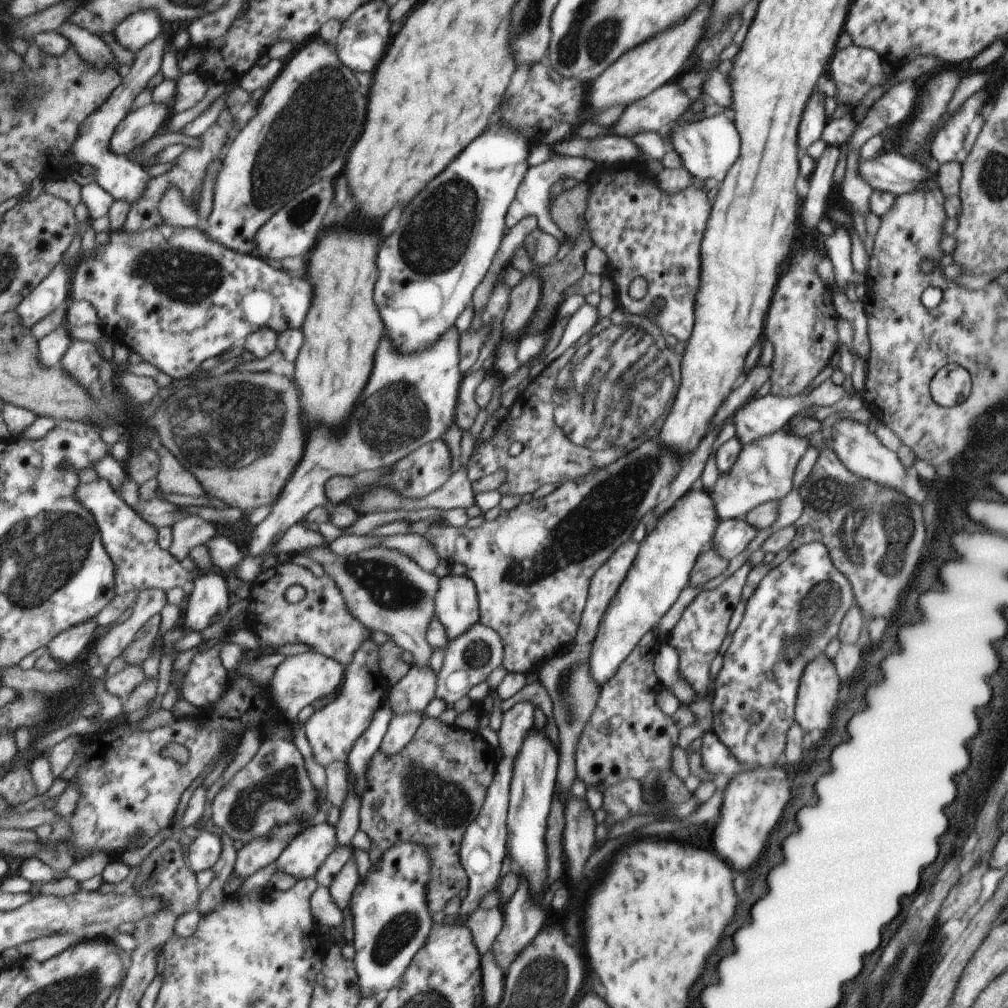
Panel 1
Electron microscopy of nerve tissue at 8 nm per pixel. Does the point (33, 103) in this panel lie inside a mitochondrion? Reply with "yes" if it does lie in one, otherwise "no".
yes

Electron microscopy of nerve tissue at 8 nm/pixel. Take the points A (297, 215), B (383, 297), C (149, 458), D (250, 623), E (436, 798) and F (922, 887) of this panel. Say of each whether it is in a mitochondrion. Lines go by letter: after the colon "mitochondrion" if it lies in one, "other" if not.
A: mitochondrion
B: other
C: other
D: other
E: mitochondrion
F: other

